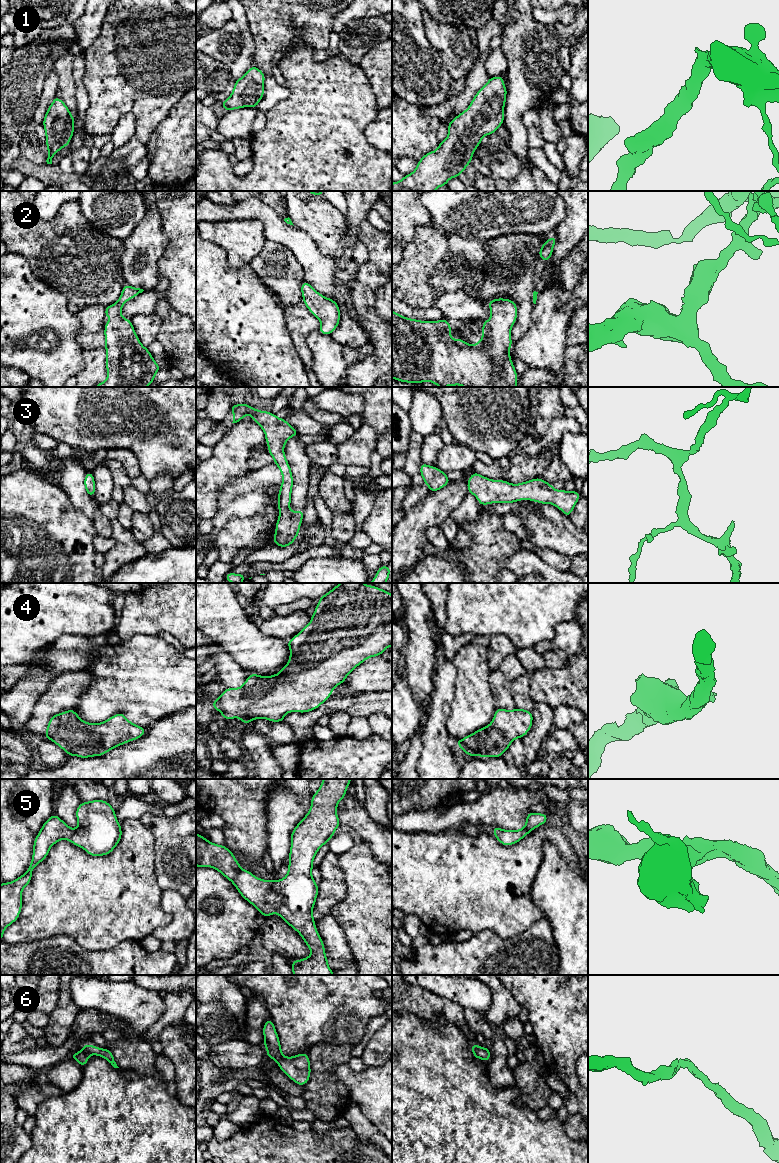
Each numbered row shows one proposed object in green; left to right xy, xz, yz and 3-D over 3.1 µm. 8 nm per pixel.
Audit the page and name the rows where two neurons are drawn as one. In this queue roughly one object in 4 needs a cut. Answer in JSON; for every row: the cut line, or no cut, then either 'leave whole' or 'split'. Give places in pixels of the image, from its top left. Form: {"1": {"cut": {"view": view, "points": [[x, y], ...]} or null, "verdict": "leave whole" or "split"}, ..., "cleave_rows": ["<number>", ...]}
{"1": {"cut": null, "verdict": "leave whole"}, "2": {"cut": null, "verdict": "leave whole"}, "3": {"cut": null, "verdict": "leave whole"}, "4": {"cut": null, "verdict": "leave whole"}, "5": {"cut": null, "verdict": "leave whole"}, "6": {"cut": null, "verdict": "leave whole"}, "cleave_rows": []}

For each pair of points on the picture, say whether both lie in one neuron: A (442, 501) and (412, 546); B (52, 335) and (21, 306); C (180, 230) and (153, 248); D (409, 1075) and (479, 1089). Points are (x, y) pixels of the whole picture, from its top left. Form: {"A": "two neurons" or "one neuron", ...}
{"A": "one neuron", "B": "one neuron", "C": "two neurons", "D": "one neuron"}

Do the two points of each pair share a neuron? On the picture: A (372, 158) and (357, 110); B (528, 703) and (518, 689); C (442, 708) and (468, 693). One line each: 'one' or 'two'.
A: one
B: one
C: two

